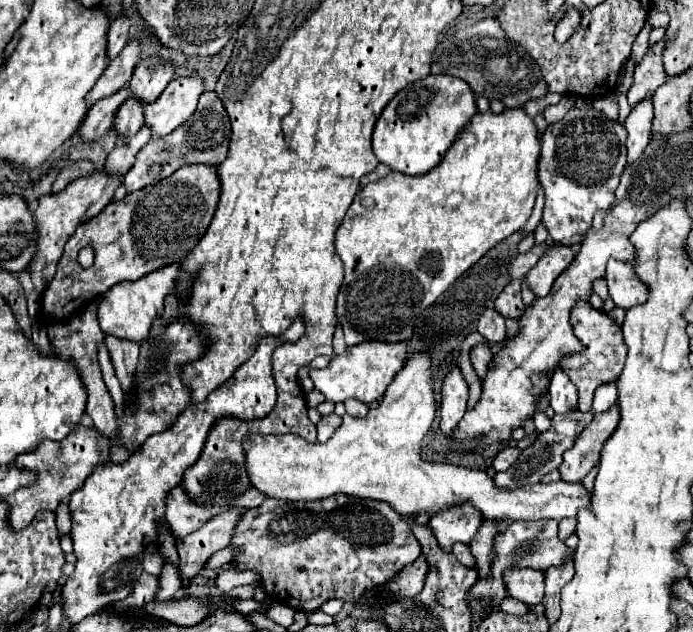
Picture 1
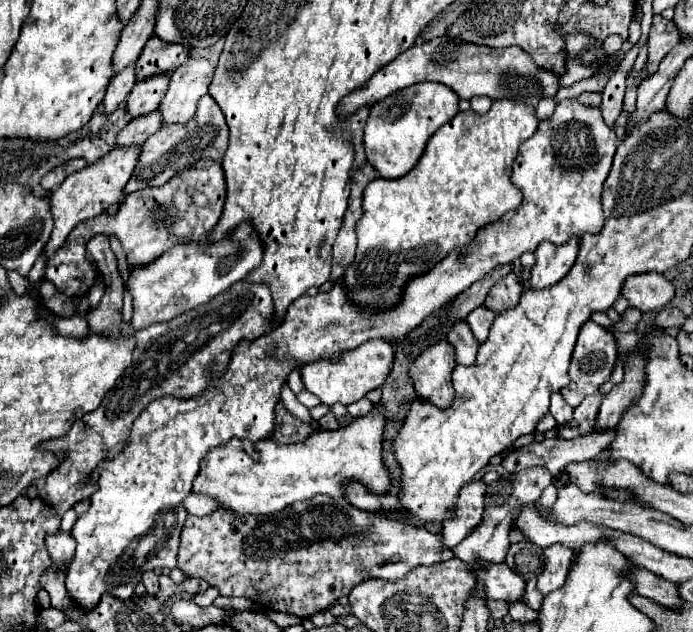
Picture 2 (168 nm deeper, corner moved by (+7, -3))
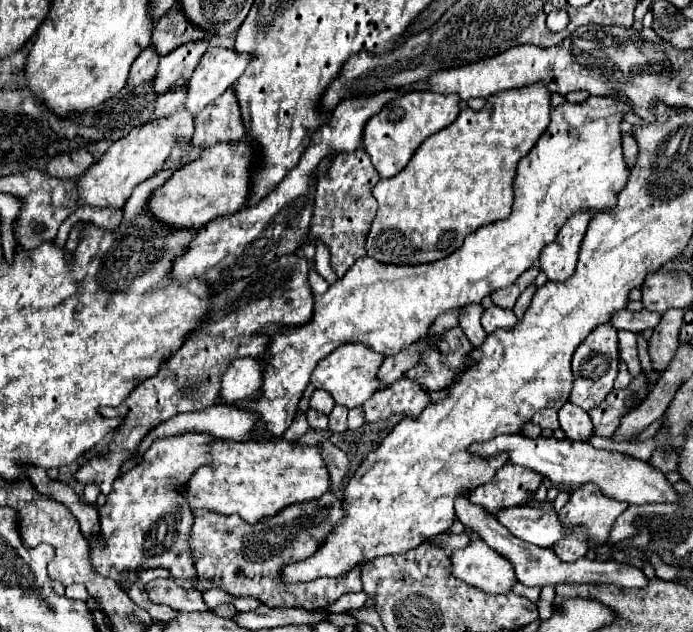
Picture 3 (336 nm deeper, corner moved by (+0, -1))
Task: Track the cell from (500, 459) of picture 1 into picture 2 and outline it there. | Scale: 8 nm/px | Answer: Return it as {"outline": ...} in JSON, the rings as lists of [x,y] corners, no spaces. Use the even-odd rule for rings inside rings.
{"outline":[[[605,428],[599,430],[599,432],[593,432],[585,438],[573,438],[573,440],[565,440],[565,438],[547,438],[543,442],[533,442],[529,446],[523,446],[515,452],[509,452],[505,456],[505,462],[503,462],[503,468],[509,470],[509,472],[517,472],[517,470],[523,470],[523,468],[535,468],[535,466],[543,466],[551,472],[553,480],[557,480],[557,476],[561,474],[561,468],[565,468],[565,464],[569,462],[583,462],[583,460],[593,460],[599,456],[599,452],[603,452],[615,438],[615,430],[617,428]]]}

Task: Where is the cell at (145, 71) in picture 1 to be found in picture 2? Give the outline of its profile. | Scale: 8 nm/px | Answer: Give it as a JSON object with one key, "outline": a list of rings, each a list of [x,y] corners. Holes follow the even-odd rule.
{"outline":[[[151,36],[137,60],[137,80],[145,80],[157,72],[177,70],[177,66],[189,60],[189,50],[185,44],[169,44]]]}

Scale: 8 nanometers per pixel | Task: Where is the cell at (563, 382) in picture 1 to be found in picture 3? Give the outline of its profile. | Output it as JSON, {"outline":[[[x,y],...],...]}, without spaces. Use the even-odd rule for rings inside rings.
{"outline":[[[566,402],[558,410],[558,418],[560,418],[560,428],[566,432],[570,440],[586,440],[592,436],[592,422],[586,410],[580,410],[578,406]]]}

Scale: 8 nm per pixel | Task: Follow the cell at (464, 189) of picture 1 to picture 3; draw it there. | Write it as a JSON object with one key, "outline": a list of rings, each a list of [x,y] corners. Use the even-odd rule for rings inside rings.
{"outline":[[[538,82],[524,88],[504,90],[488,98],[482,110],[464,108],[460,116],[444,130],[432,134],[416,150],[408,166],[374,186],[374,198],[378,200],[378,214],[366,236],[366,250],[370,258],[384,264],[426,264],[436,262],[452,254],[462,246],[464,236],[476,232],[476,228],[508,218],[512,212],[514,190],[512,180],[518,160],[530,152],[540,134],[550,122],[550,92]]]}

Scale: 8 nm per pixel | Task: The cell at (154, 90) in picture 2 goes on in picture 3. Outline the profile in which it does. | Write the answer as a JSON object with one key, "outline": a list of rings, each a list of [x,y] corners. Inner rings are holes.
{"outline":[[[194,42],[188,46],[180,46],[178,50],[172,50],[168,56],[162,56],[154,78],[156,94],[160,96],[166,94],[168,90],[174,90],[176,86],[184,86],[192,76],[198,60],[206,52],[206,48],[208,42]]]}

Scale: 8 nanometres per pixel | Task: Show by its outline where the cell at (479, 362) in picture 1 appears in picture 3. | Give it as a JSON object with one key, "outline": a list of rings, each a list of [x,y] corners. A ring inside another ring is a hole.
{"outline":[[[472,304],[472,306],[464,306],[464,310],[460,312],[460,328],[464,330],[464,334],[468,336],[468,340],[472,342],[474,348],[480,348],[486,340],[486,332],[480,324],[480,314],[482,314],[482,306],[480,304]]]}

